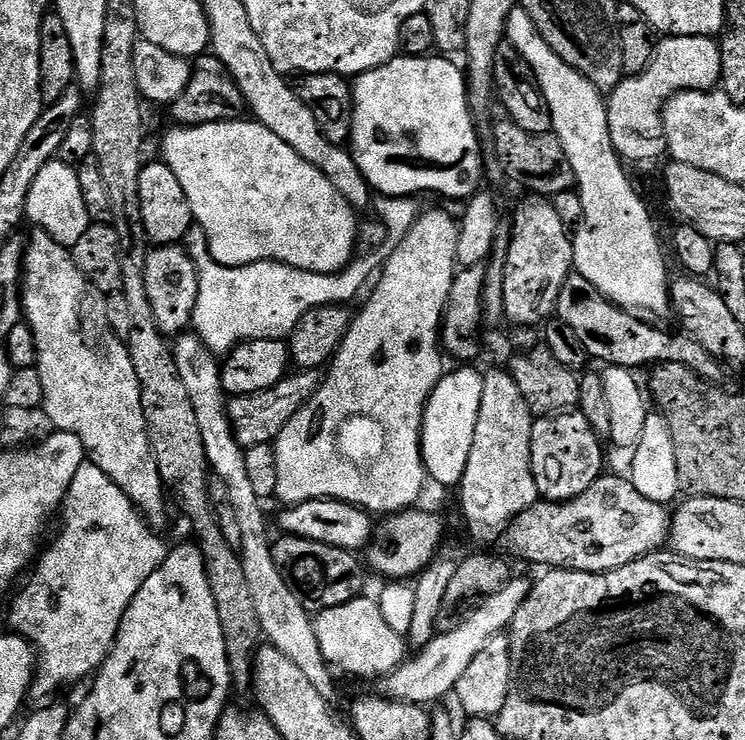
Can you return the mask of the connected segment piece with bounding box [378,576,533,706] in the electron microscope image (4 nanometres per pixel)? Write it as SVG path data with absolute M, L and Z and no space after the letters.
M514 576L502 590L485 597L470 613L461 620L453 631L438 634L427 646L421 649L412 659L407 659L390 675L383 677L378 684L383 697L399 700L401 703L430 706L432 702L448 697L455 691L457 682L474 657L490 642L490 638L501 635L509 629L514 616L532 592L530 580Z

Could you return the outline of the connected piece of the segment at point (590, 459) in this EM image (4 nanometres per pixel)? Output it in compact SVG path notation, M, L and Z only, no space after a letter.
M579 410L539 417L530 434L530 462L541 497L548 502L563 502L586 494L605 471L604 448L600 444L601 436Z

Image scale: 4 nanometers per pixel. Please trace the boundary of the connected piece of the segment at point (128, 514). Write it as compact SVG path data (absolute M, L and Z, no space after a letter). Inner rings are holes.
M90 462L84 463L78 474L74 474L74 482L64 498L62 516L63 512L64 529L60 537L45 550L44 557L42 552L35 561L36 573L32 581L17 594L8 612L8 624L12 627L9 629L36 649L38 663L30 689L31 699L40 700L36 702L47 701L55 697L52 695L59 688L76 684L79 680L87 681L99 672L116 644L116 635L130 602L146 578L164 564L170 551L160 534L153 531L147 519L137 512L130 498L126 498L126 494L122 494L122 490L118 490L118 486L114 486L114 482L110 482L110 478Z

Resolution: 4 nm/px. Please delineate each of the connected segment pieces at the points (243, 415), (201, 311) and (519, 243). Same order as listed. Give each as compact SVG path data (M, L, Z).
M293 371L280 380L270 390L262 390L245 396L233 396L227 401L227 410L230 426L237 442L241 447L262 446L263 444L275 444L278 434L286 430L286 424L314 398L316 391L320 389L322 376L319 371L301 372Z
M193 226L184 235L182 244L194 262L200 279L192 328L217 358L227 357L239 344L249 340L284 340L291 337L307 312L327 304L347 305L348 300L354 299L364 287L369 287L370 281L382 268L379 261L370 266L364 258L353 259L344 271L330 274L298 270L273 260L227 268L212 257L206 234L198 226Z
M528 198L516 212L516 221L510 227L508 253L504 263L504 314L507 323L512 326L540 326L555 313L558 296L568 276L573 275L574 250L569 225L558 218L558 210L544 198Z

